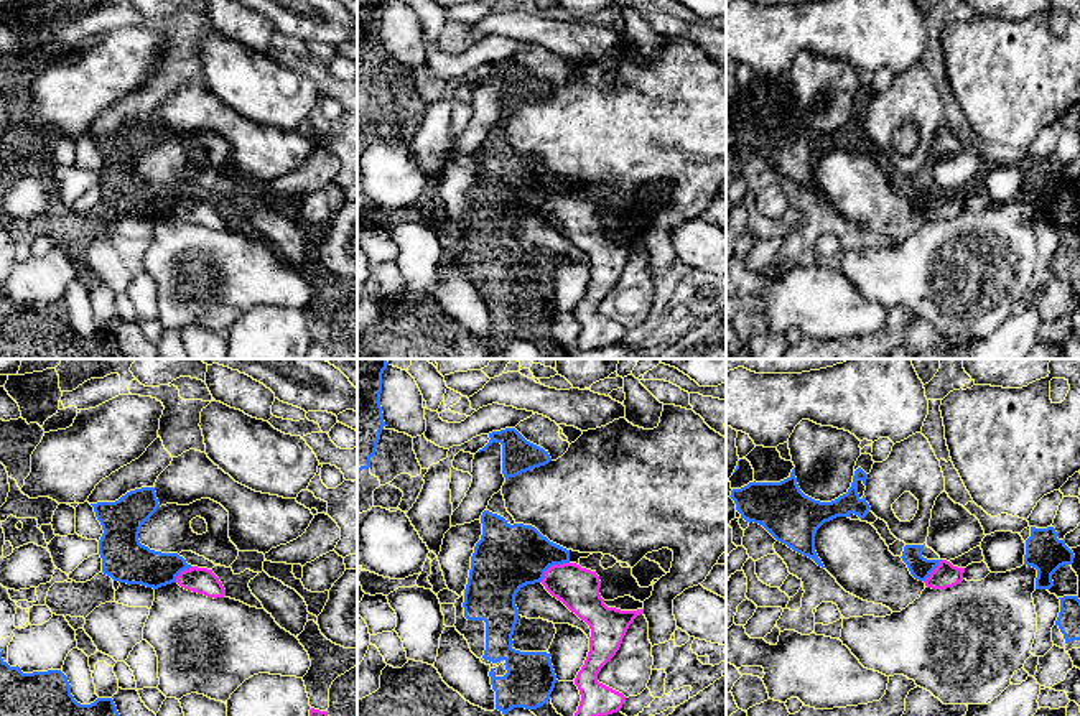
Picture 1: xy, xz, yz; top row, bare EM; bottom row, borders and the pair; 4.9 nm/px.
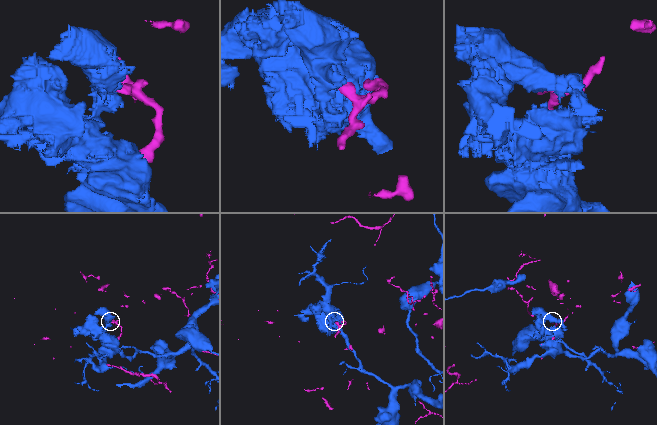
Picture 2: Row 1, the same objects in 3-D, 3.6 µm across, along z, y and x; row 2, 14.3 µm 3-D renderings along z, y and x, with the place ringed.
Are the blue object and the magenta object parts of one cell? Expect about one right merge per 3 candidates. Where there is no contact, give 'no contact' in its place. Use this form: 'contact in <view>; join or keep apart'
contact in xz; keep apart

